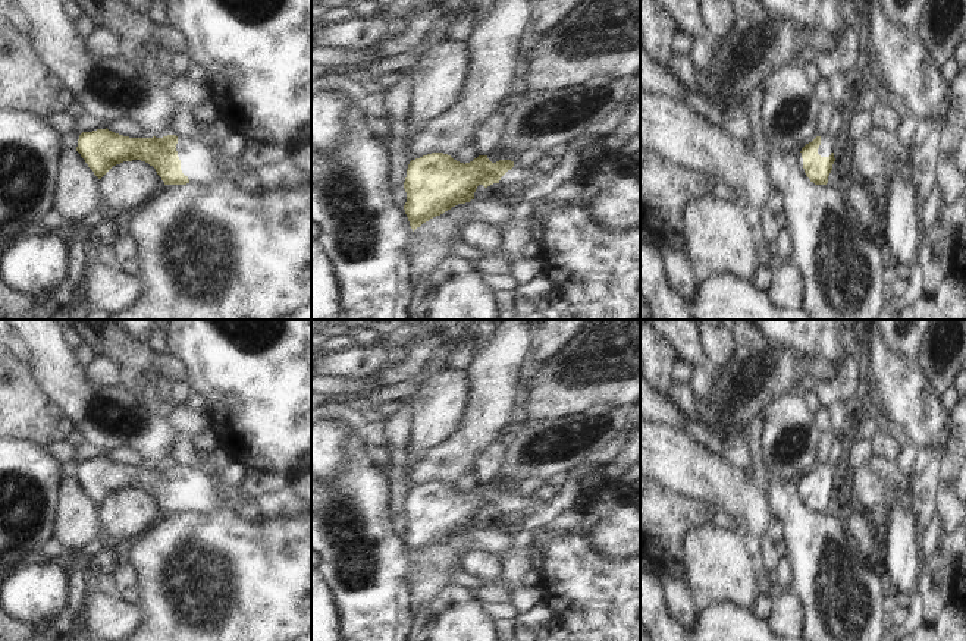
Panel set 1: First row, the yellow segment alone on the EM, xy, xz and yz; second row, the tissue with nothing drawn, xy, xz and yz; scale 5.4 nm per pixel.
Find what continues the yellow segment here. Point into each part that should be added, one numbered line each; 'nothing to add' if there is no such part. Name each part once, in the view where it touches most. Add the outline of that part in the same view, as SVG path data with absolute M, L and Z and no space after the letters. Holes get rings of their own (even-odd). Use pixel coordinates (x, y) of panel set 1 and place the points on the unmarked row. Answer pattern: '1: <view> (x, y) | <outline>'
1: xy (198, 490) | M179 466L176 472L181 499L189 510L211 515L223 510L235 510L238 502L228 494L228 490L216 484L203 469Z

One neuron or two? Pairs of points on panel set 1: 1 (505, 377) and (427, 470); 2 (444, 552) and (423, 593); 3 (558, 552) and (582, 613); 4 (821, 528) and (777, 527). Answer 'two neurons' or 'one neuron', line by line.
1: one neuron
2: one neuron
3: one neuron
4: two neurons

